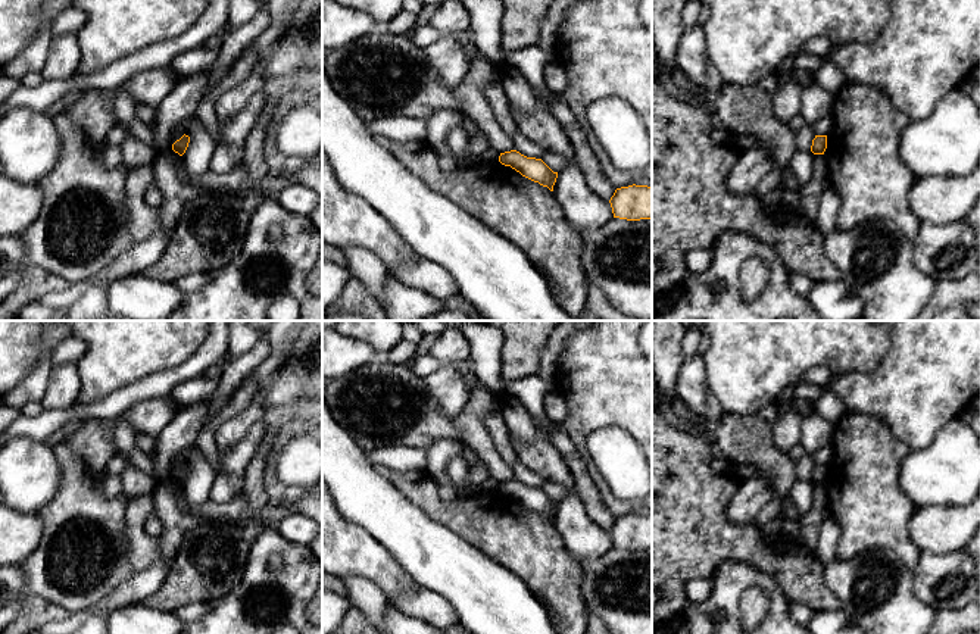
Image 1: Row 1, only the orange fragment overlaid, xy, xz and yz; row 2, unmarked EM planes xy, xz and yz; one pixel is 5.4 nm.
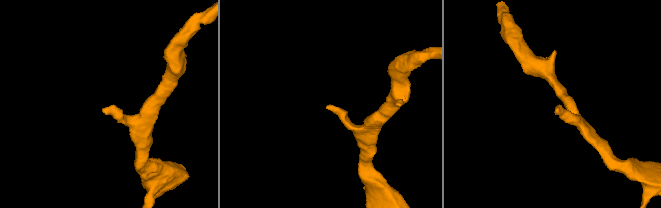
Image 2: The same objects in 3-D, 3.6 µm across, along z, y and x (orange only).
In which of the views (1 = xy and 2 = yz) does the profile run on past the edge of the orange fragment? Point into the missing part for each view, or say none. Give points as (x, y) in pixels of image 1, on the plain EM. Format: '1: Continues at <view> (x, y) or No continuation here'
1: No continuation here
2: No continuation here

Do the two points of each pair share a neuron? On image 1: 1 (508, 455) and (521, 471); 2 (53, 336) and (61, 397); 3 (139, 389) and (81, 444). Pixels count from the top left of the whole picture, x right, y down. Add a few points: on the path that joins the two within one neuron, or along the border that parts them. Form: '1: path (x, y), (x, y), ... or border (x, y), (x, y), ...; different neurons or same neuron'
1: border (518, 462), (512, 467); different neurons
2: border (53, 367), (46, 394), (41, 399); different neurons
3: border (91, 419), (84, 422); different neurons

